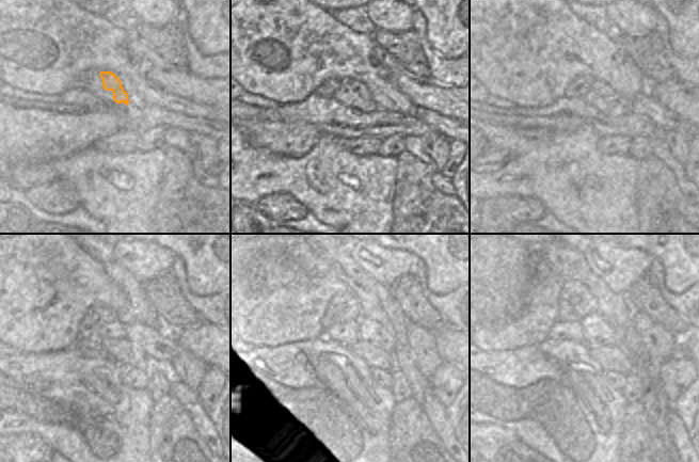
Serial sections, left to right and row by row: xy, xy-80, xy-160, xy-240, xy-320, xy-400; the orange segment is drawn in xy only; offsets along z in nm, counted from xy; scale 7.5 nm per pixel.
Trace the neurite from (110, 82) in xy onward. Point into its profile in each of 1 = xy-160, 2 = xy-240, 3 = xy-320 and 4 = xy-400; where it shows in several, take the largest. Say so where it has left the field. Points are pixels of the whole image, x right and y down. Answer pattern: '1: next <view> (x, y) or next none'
1: next xy-160 (596, 86)
2: next xy-240 (115, 329)
3: next xy-320 (347, 333)
4: next xy-400 (561, 330)

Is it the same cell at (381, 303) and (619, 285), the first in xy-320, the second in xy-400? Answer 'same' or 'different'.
different

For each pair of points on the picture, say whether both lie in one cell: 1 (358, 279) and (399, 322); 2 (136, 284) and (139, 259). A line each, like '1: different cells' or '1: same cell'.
1: same cell
2: different cells

